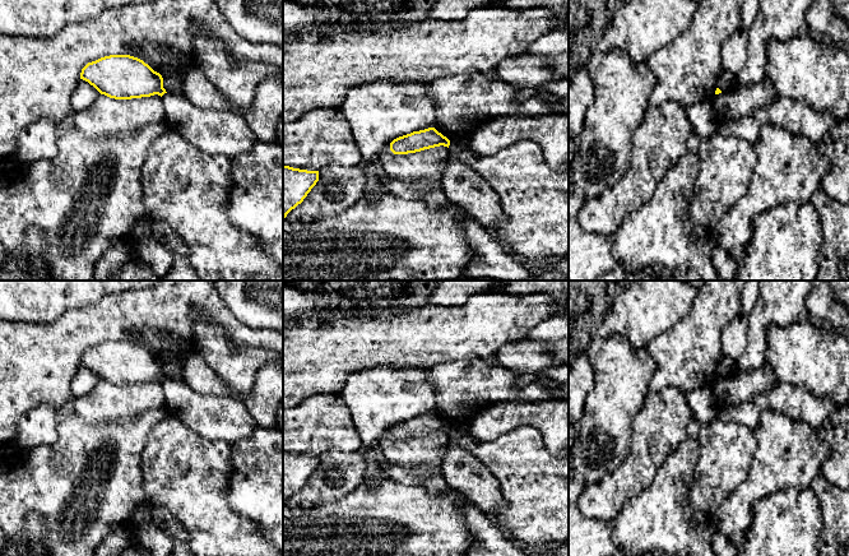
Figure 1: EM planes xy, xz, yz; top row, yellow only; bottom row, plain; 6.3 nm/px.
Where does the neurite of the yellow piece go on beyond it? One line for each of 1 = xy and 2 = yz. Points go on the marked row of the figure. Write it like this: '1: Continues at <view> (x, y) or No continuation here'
1: No continuation here
2: No continuation here

